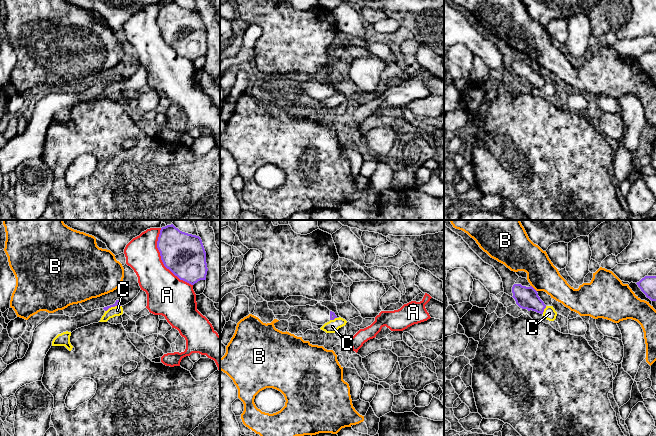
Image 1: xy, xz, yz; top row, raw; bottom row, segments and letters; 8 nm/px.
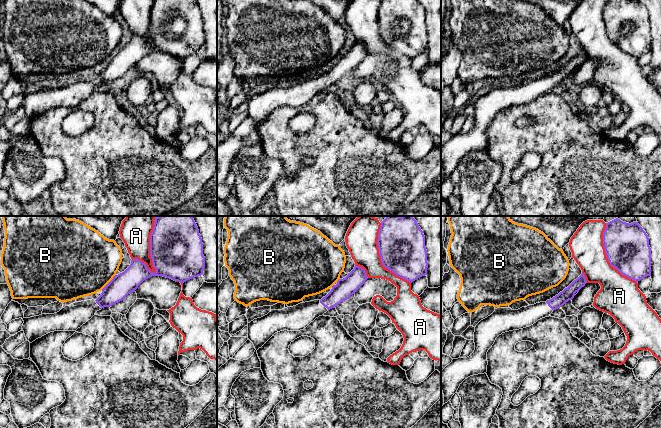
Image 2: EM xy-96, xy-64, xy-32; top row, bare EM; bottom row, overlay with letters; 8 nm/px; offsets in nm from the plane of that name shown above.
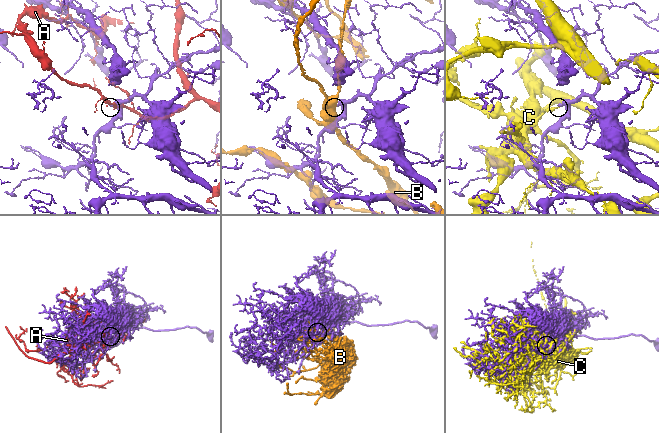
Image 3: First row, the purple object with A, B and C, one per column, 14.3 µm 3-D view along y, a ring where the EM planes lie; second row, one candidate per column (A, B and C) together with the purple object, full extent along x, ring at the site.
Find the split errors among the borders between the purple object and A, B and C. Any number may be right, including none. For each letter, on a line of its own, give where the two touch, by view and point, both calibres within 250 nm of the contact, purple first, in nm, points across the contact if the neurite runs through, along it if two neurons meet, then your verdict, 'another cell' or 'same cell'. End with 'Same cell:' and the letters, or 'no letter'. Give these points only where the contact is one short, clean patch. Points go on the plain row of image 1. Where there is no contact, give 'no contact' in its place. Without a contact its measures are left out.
A: xy (162, 37) | 340/300 nm | another cell
B: yz (533, 64) | 180/240 nm | another cell
C: xy (112, 82) | 50/80 nm | another cell
Same cell: no letter

